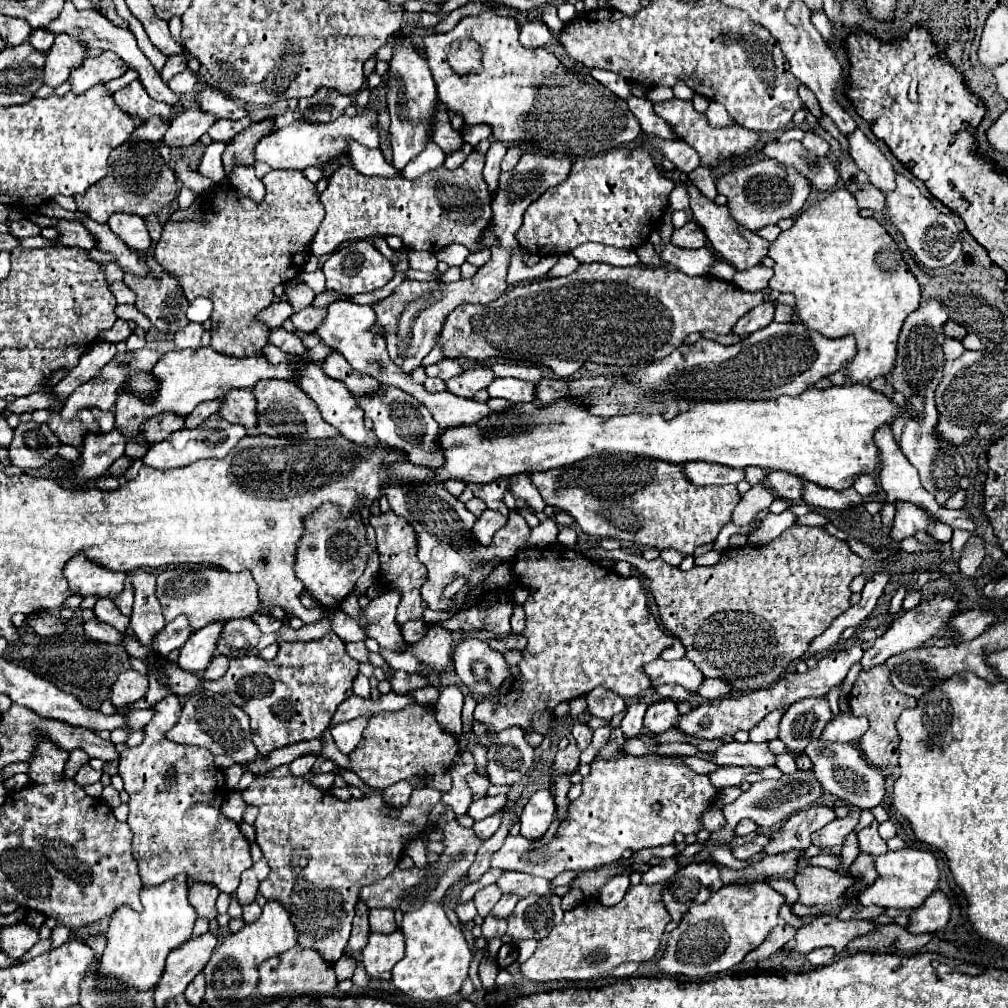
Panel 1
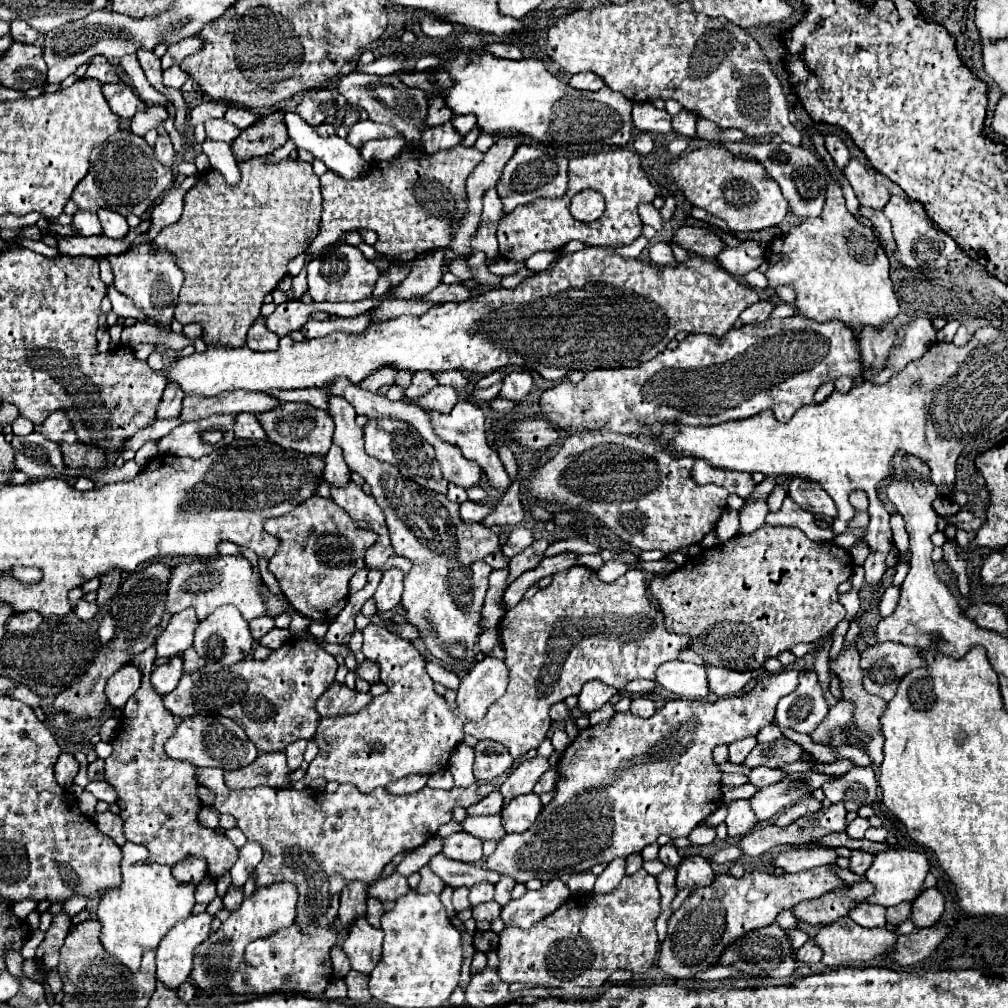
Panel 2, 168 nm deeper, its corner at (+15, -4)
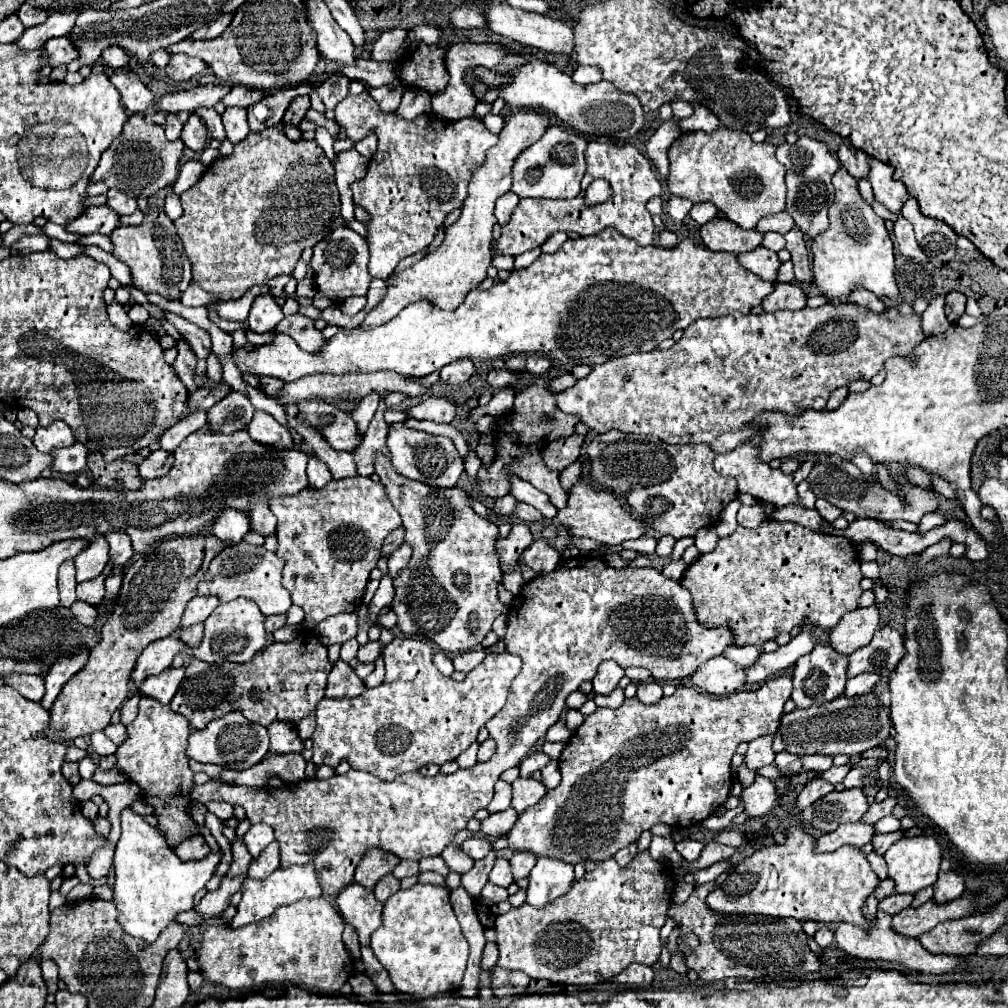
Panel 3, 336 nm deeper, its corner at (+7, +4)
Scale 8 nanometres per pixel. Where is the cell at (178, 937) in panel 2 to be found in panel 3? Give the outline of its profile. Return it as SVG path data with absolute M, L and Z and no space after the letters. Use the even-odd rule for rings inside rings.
M228 876L222 878L220 886L218 886L216 890L208 892L208 894L202 898L202 902L200 902L200 906L196 908L196 912L200 912L202 916L206 916L206 920L210 920L210 918L216 916L216 914L222 914L222 912L230 906L230 898L232 898L234 892L240 890L242 882L244 882L242 876L238 876L238 878L228 878Z

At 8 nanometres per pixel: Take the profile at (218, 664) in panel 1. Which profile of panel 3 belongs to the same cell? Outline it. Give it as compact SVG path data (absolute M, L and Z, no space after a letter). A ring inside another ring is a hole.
M194 624L194 626L188 626L188 628L180 628L178 630L178 636L184 644L188 646L196 646L200 644L200 638L204 634L204 624Z

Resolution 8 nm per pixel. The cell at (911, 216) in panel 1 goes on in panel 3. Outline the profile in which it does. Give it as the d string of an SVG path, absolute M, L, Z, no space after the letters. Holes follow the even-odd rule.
M914 198L904 204L900 214L914 226L920 248L930 260L936 260L936 266L948 266L954 260L958 234L946 222L924 216Z

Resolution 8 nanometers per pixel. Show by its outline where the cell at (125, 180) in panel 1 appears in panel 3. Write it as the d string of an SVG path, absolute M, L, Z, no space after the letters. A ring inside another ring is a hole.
M142 114L130 116L122 134L110 144L110 148L102 154L102 160L92 174L92 182L106 182L110 188L116 186L128 196L154 196L158 190L172 186L178 176L178 166L182 160L184 142L174 140L170 142L164 136L164 126L148 124Z

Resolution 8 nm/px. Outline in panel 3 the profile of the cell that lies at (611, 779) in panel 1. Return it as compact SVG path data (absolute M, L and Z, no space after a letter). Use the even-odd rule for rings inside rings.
M780 676L780 678L764 682L756 692L736 692L736 694L722 696L722 698L702 694L696 688L680 686L680 688L676 688L676 692L672 696L668 696L668 698L664 696L658 704L652 704L652 706L642 704L638 698L626 698L624 704L620 708L616 708L616 710L612 710L612 708L596 708L596 712L586 716L584 724L566 742L566 748L564 748L564 752L562 752L562 756L558 760L562 782L554 790L548 790L546 796L538 804L528 808L528 812L520 814L518 822L514 824L514 828L508 834L510 848L514 852L528 850L528 852L532 852L536 856L552 856L552 858L558 858L558 860L566 860L568 864L578 864L578 862L586 862L586 860L596 860L598 862L598 860L612 858L620 848L636 842L640 838L640 834L644 830L650 830L654 824L662 822L662 824L668 824L668 826L672 826L676 830L700 824L704 818L714 814L716 808L720 808L726 802L726 798L730 796L730 790L732 790L730 760L732 760L738 744L752 742L754 738L766 736L766 734L774 734L778 730L778 726L780 726L780 718L782 718L782 712L784 712L784 702L790 698L790 692L792 692L792 678L790 676Z

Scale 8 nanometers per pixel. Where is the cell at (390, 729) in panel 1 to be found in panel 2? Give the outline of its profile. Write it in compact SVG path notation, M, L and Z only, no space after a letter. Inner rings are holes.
M368 624L362 636L362 652L380 666L380 680L388 686L388 694L376 696L358 714L332 720L322 718L316 730L320 752L310 762L310 772L294 786L308 788L314 778L324 778L338 784L354 784L362 794L368 794L378 786L410 774L432 776L448 766L450 754L464 738L464 722L484 718L488 706L506 692L508 668L504 660L486 656L462 678L456 698L458 706L450 708L436 694L434 682L424 668L424 658L412 642L374 624Z

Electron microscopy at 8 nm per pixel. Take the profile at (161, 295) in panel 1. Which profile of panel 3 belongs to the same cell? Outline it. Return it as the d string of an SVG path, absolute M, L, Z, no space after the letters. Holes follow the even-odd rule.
M148 210L140 226L118 226L110 238L114 242L114 256L130 266L136 288L158 292L170 300L178 300L184 294L192 280L190 260L184 256L182 240L164 210Z

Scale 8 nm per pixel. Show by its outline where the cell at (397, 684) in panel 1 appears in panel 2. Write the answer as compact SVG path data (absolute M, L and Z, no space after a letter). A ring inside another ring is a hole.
M366 660L362 666L358 666L358 670L356 670L356 676L358 678L364 678L366 682L370 682L370 684L376 684L376 682L380 682L380 670L378 670L378 664L372 664L370 660Z

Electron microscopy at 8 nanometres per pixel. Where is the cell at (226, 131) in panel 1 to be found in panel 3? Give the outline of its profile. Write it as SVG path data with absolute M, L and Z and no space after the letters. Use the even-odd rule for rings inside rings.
M226 108L222 114L226 138L236 144L248 136L248 122L246 122L246 108Z

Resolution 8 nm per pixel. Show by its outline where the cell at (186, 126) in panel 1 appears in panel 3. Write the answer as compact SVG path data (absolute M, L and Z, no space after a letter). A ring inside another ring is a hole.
M232 88L230 94L224 96L224 104L226 106L240 106L240 108L248 108L250 104L256 104L264 98L264 92L256 92L256 88Z

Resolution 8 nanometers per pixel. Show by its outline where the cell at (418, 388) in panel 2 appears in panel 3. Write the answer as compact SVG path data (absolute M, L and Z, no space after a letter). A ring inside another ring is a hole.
M456 360L456 364L448 364L440 370L440 382L462 384L462 382L470 380L472 374L474 374L472 360Z

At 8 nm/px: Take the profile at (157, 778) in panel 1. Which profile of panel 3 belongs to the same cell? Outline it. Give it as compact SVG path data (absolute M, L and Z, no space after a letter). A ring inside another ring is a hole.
M140 698L138 718L128 726L128 740L118 746L116 758L118 766L128 774L128 780L142 788L142 800L154 806L154 816L158 818L158 830L166 836L170 846L176 846L184 838L198 834L196 822L188 814L188 806L192 804L192 776L194 772L188 768L188 736L192 728L184 716L170 710L168 704L160 704L154 698Z

